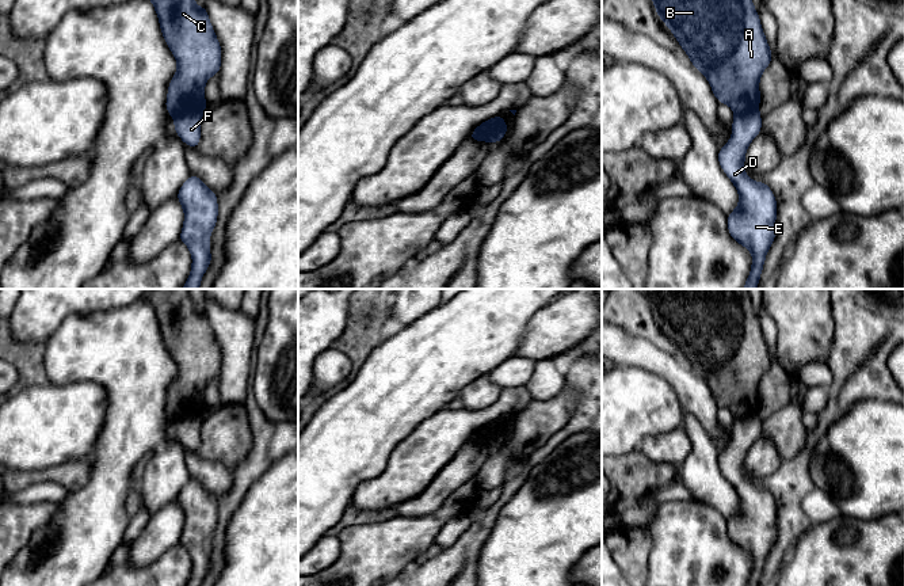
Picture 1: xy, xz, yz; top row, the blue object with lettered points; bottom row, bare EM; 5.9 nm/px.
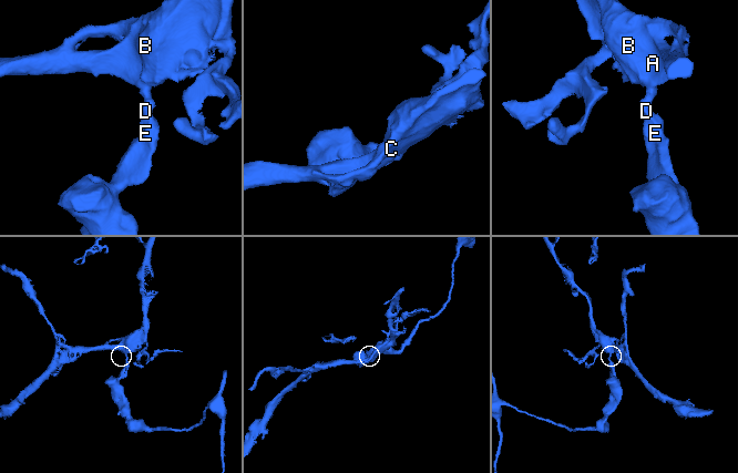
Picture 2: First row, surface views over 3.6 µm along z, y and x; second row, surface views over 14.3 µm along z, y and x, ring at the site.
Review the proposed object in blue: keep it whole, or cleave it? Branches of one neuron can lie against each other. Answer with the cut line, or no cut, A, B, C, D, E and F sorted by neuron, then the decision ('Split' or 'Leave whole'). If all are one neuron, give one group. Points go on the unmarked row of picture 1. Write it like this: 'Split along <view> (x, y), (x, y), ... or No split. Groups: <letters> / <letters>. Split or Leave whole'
Split along xy (202, 415), (186, 415), (175, 422). Groups: A B C / D E F. Split

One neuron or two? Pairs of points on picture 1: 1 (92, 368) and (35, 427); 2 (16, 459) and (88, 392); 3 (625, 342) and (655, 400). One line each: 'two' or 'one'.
1: two
2: one
3: two

